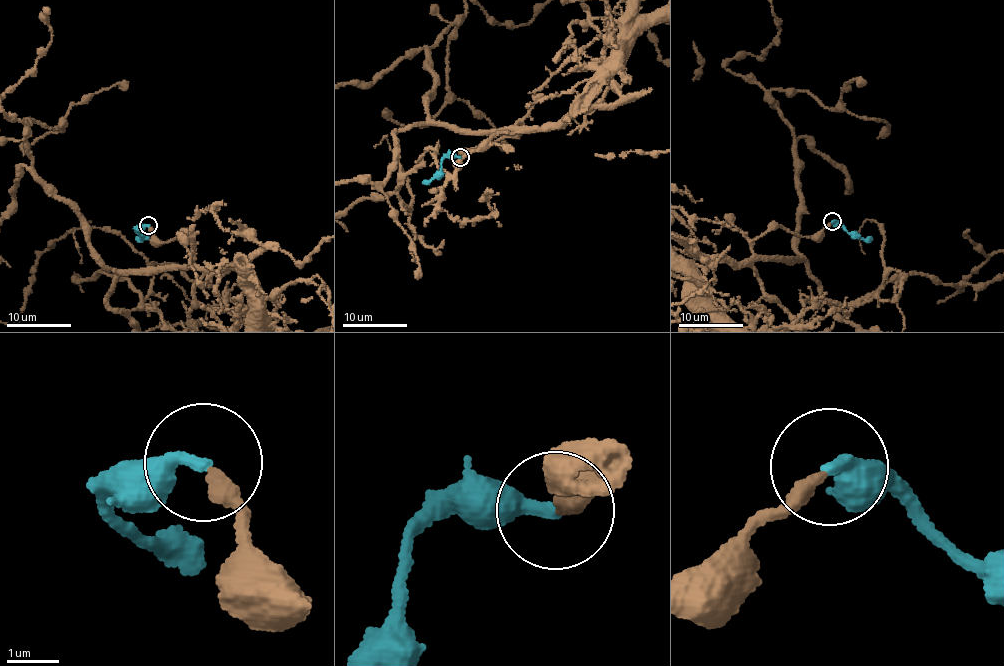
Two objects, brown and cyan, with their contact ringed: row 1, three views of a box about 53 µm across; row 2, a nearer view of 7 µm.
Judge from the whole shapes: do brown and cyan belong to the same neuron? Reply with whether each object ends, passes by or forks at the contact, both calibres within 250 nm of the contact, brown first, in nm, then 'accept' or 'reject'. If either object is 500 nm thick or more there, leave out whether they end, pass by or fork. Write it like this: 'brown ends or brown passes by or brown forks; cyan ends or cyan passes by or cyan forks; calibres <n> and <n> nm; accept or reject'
brown ends; cyan ends; calibres 320 and 280 nm; accept

